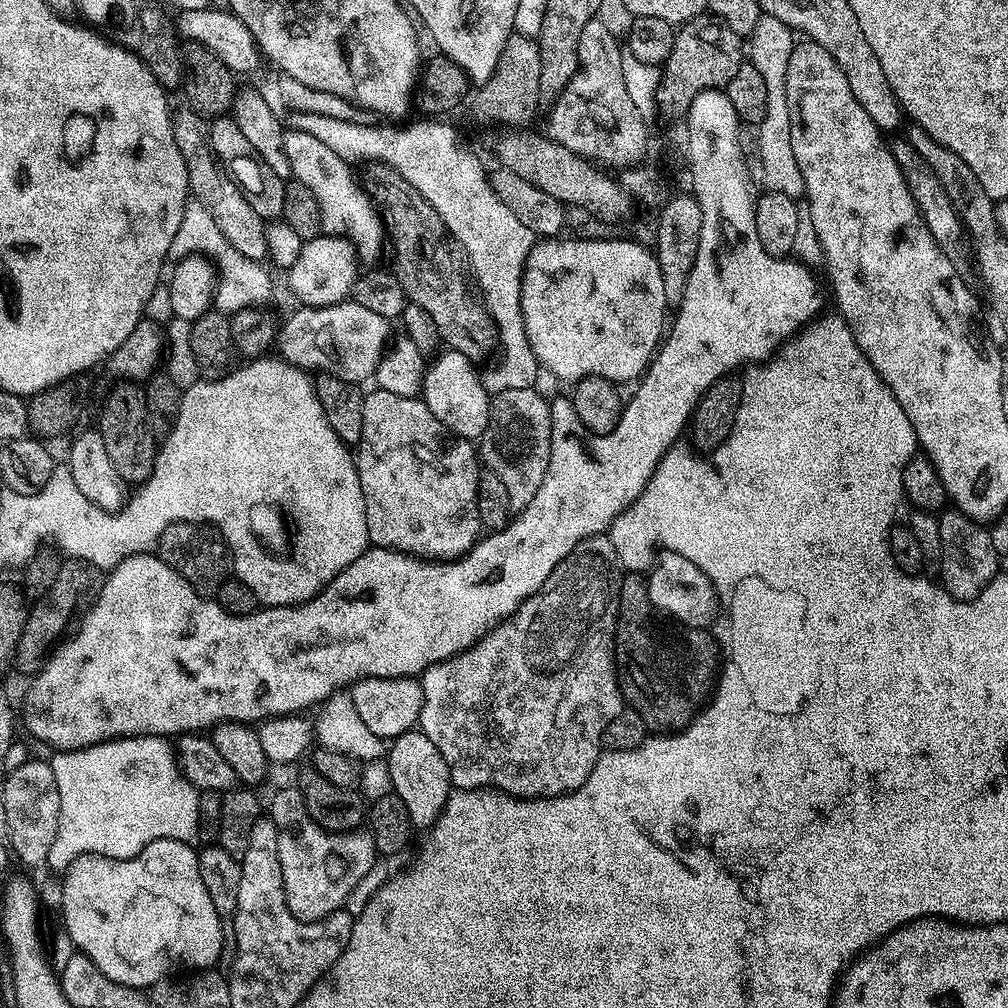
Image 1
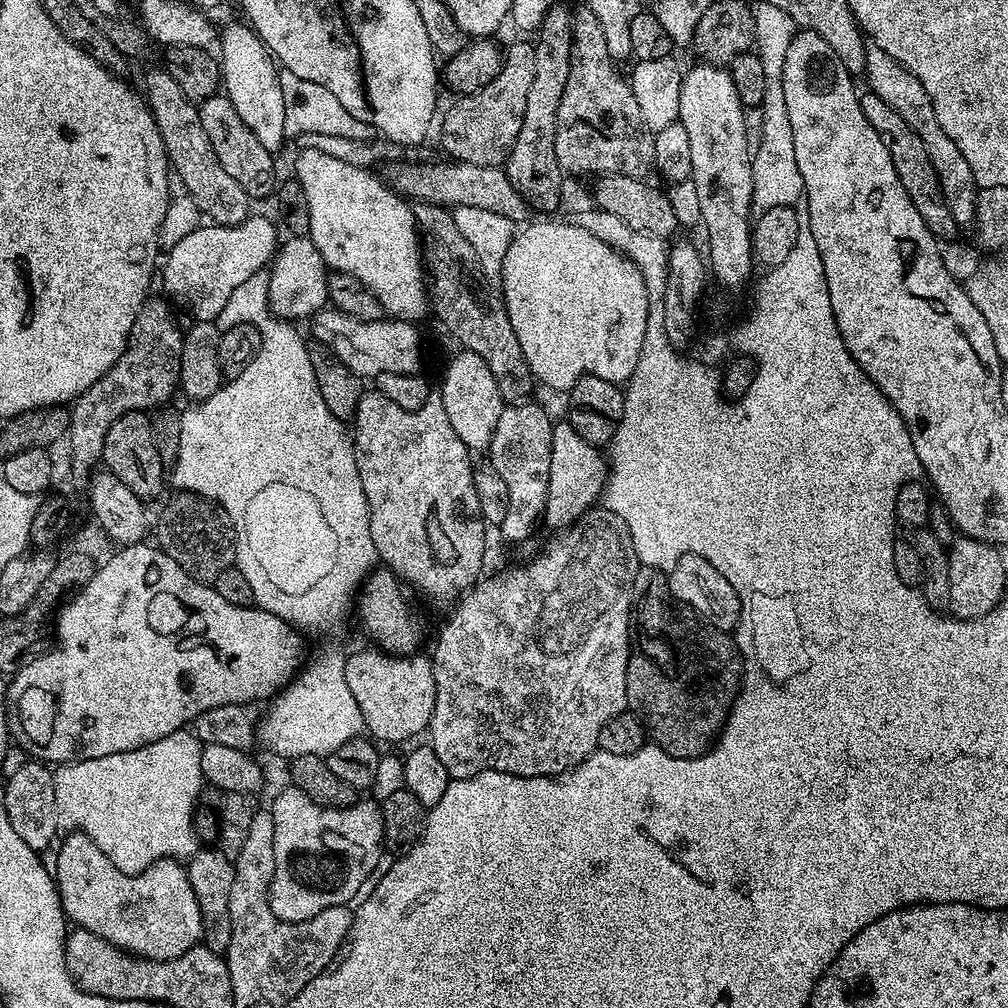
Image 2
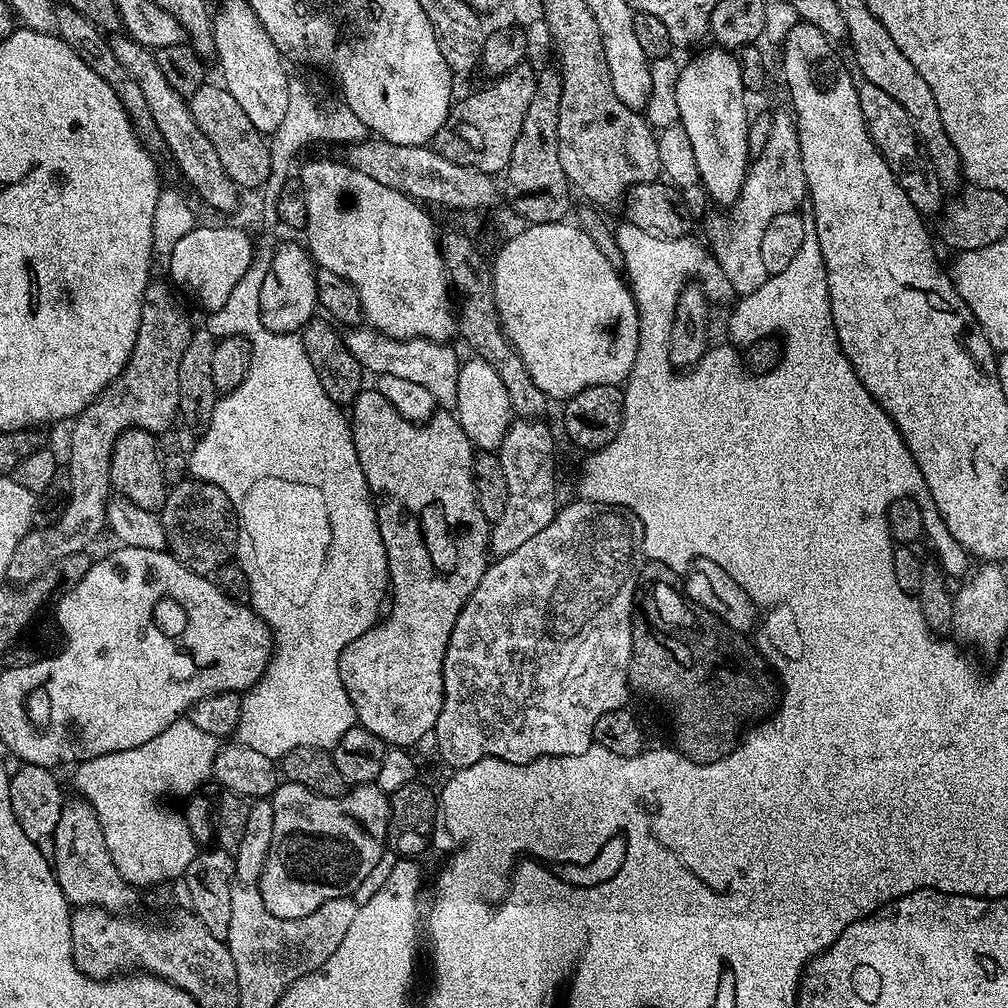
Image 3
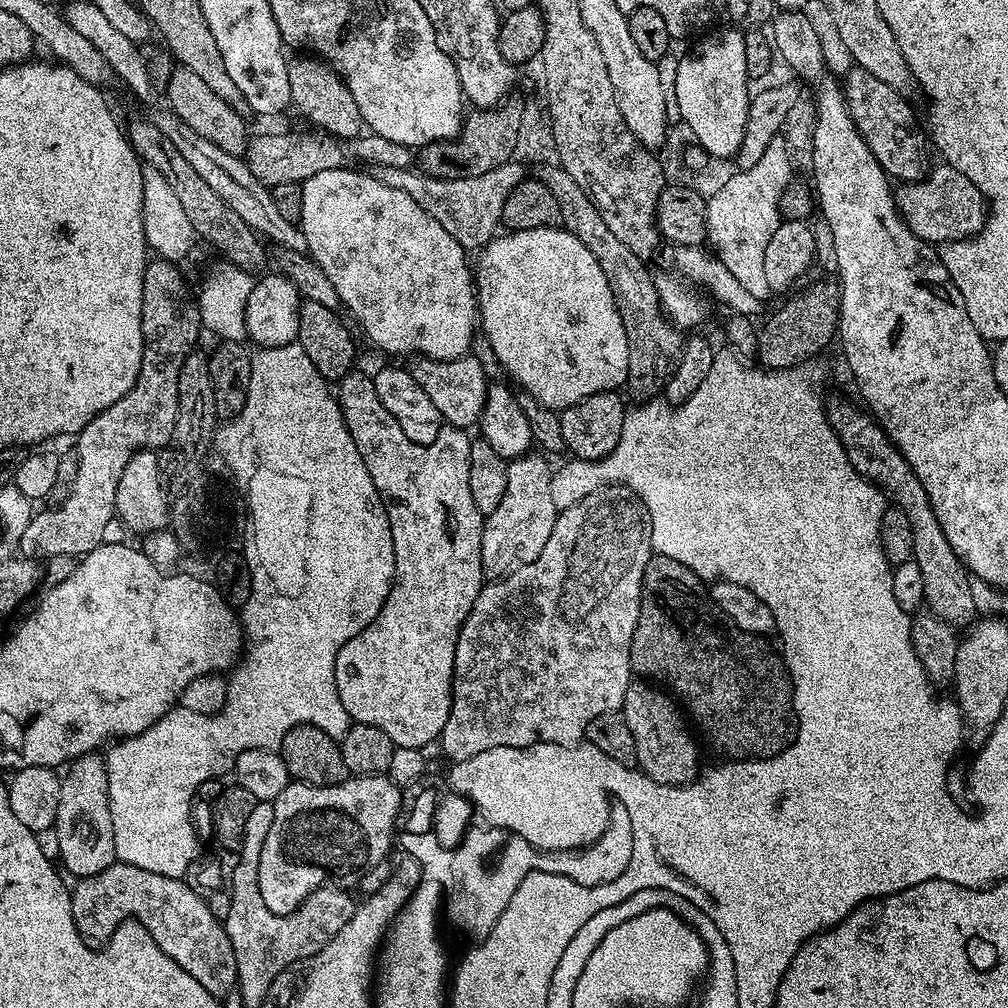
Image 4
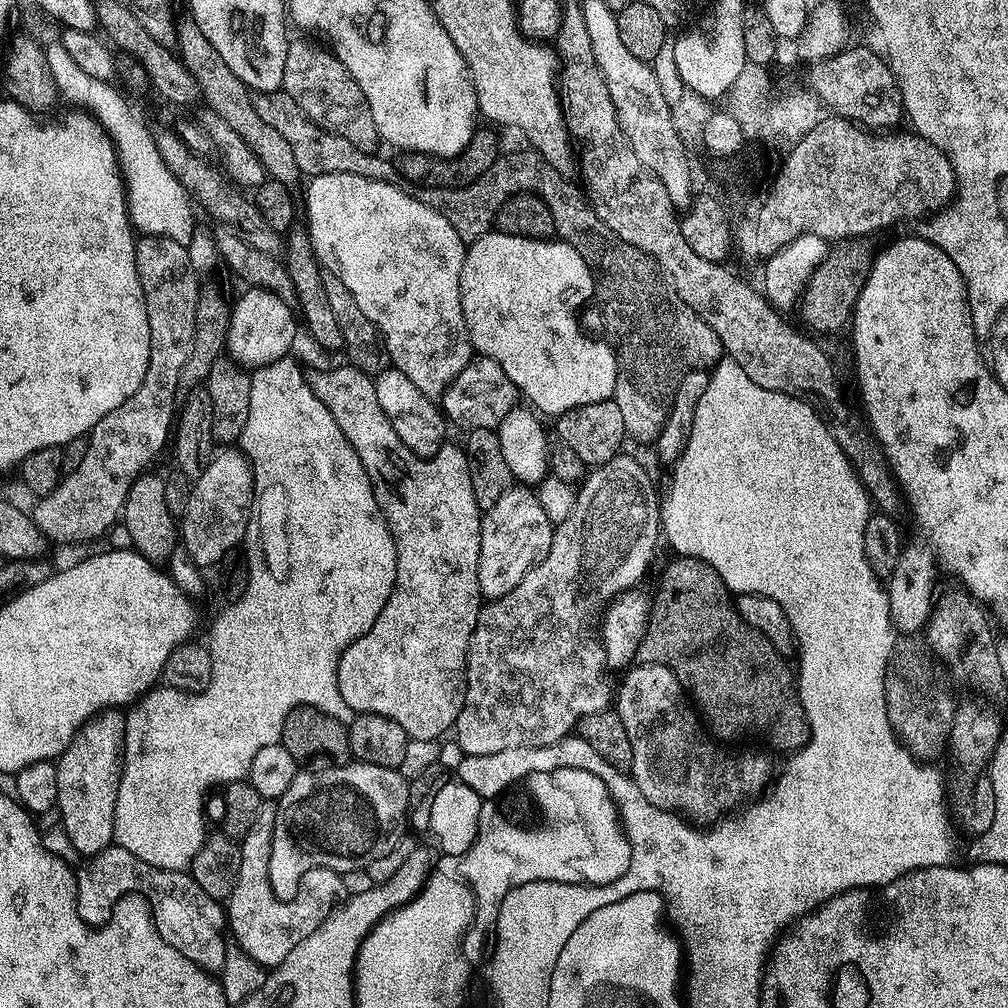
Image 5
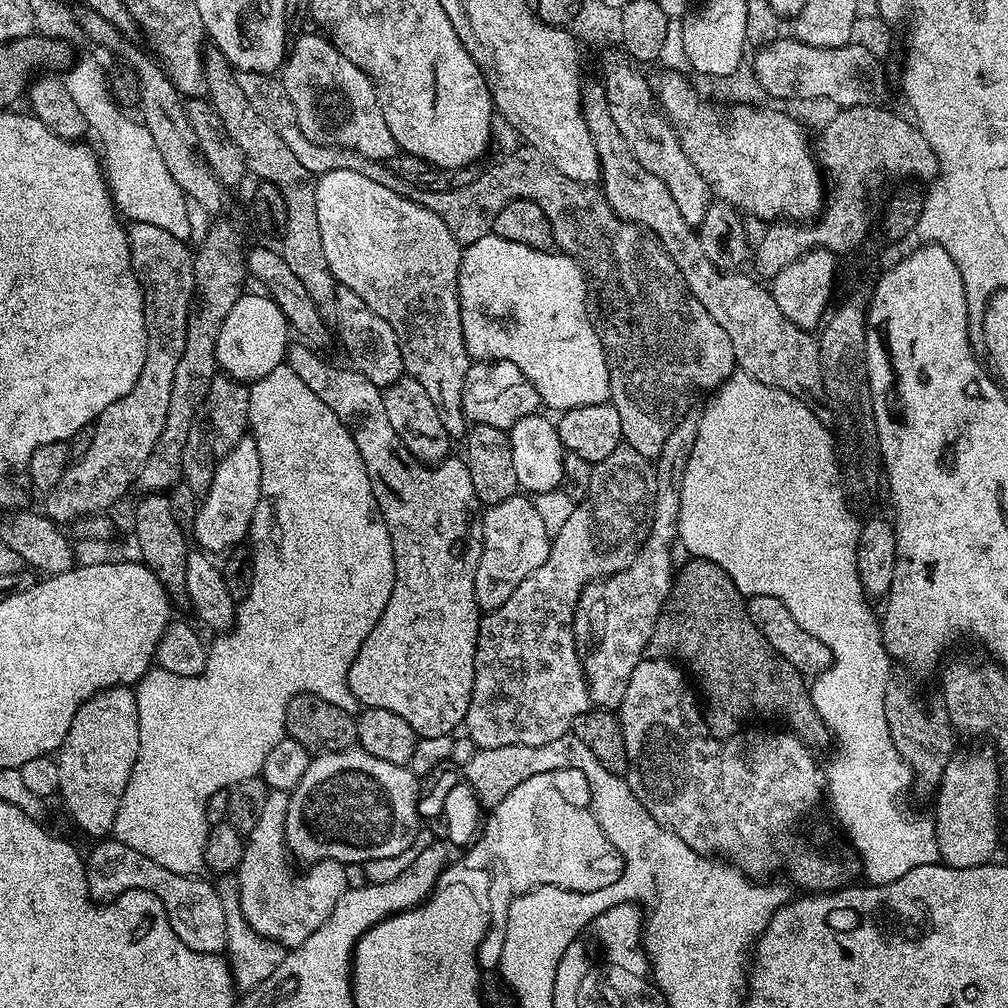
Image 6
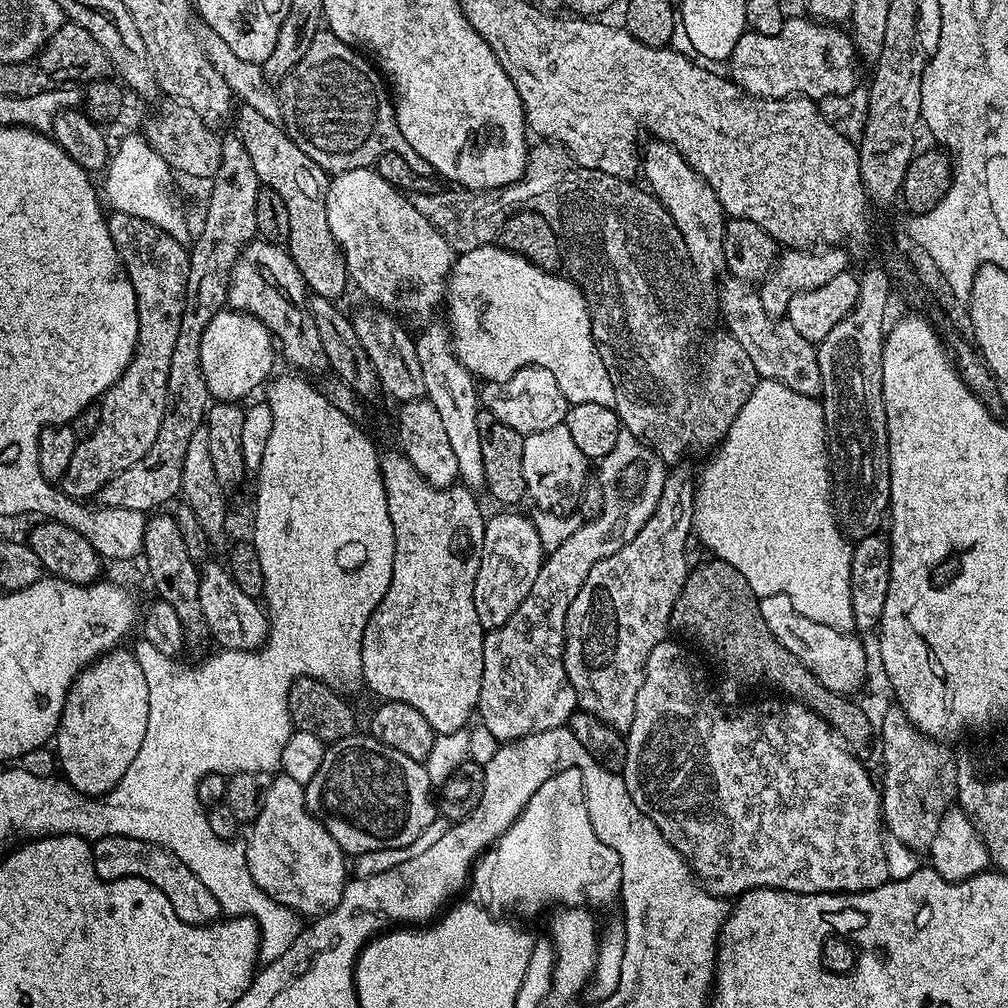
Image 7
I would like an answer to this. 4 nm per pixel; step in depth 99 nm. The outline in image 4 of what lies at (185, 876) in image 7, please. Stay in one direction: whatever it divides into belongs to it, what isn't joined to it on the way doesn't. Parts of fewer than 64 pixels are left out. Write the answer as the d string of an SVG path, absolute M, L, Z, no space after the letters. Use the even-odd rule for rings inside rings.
M114 862L98 874L79 877L75 884L71 889L74 926L89 945L107 942L116 927L131 918L150 930L154 942L190 978L202 982L210 994L223 998L237 987L234 946L230 946L221 917L215 916L183 879L166 878L162 874L150 874L150 870L138 870L138 866Z

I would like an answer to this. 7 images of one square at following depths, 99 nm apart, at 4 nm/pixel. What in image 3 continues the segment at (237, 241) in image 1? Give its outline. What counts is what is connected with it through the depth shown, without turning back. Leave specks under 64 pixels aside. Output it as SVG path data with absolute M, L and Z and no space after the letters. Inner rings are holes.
M116 34L111 37L110 43L118 62L130 70L134 82L142 90L146 103L150 105L150 115L154 122L158 122L158 130L162 130L162 138L166 138L168 155L171 163L176 163L178 171L184 175L184 180L213 208L216 212L232 212L236 208L238 189L232 179L222 170L222 162L218 162L218 153L214 146L210 146L210 138L198 130L198 122L194 122L194 114L190 114L188 100L166 82L162 69L158 67L153 49L143 48L136 40L127 34Z

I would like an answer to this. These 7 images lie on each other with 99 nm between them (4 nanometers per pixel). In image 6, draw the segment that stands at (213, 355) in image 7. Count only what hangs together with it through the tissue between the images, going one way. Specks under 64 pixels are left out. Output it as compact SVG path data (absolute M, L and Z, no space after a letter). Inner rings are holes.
M245 291L244 295L238 298L238 302L230 306L230 314L226 314L222 330L218 330L216 343L217 369L223 375L245 382L266 378L270 370L285 363L290 347L290 329L286 314L282 314L282 310L272 301L271 296L257 292Z

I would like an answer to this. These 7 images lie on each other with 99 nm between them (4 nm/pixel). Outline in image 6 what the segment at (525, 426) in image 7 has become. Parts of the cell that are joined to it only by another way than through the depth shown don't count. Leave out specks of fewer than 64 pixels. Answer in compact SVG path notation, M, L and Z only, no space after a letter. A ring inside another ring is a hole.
M476 362L469 367L466 382L462 386L465 421L511 430L519 420L537 415L541 408L542 401L538 390L530 381L525 380L517 368L503 362Z

